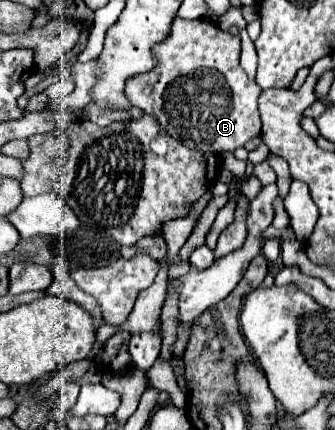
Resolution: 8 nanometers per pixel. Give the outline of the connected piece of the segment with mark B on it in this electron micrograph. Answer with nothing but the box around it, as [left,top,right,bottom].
[125,17,263,153]

